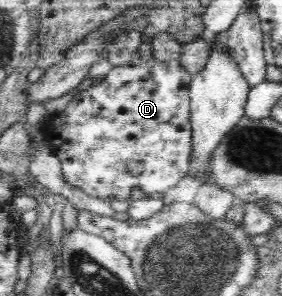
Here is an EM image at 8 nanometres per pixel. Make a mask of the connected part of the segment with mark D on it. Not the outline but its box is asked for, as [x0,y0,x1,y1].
[42,56,192,199]

